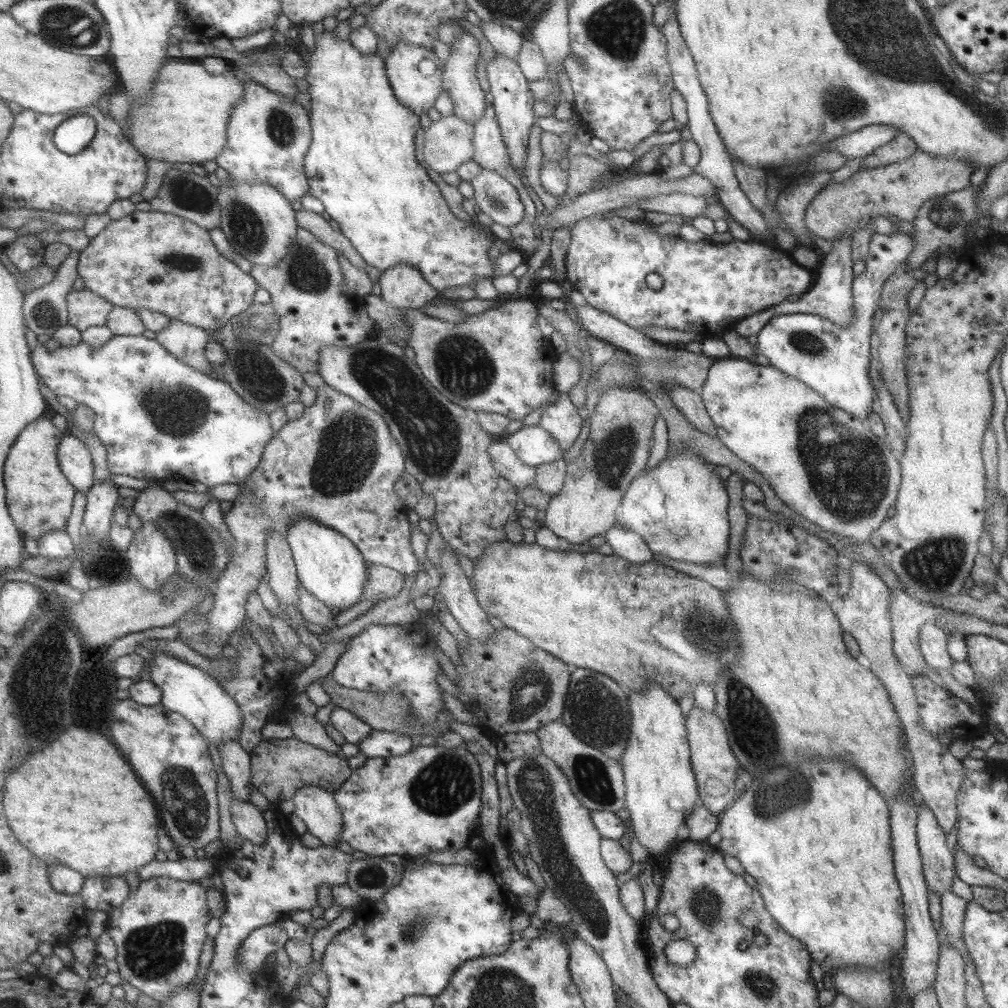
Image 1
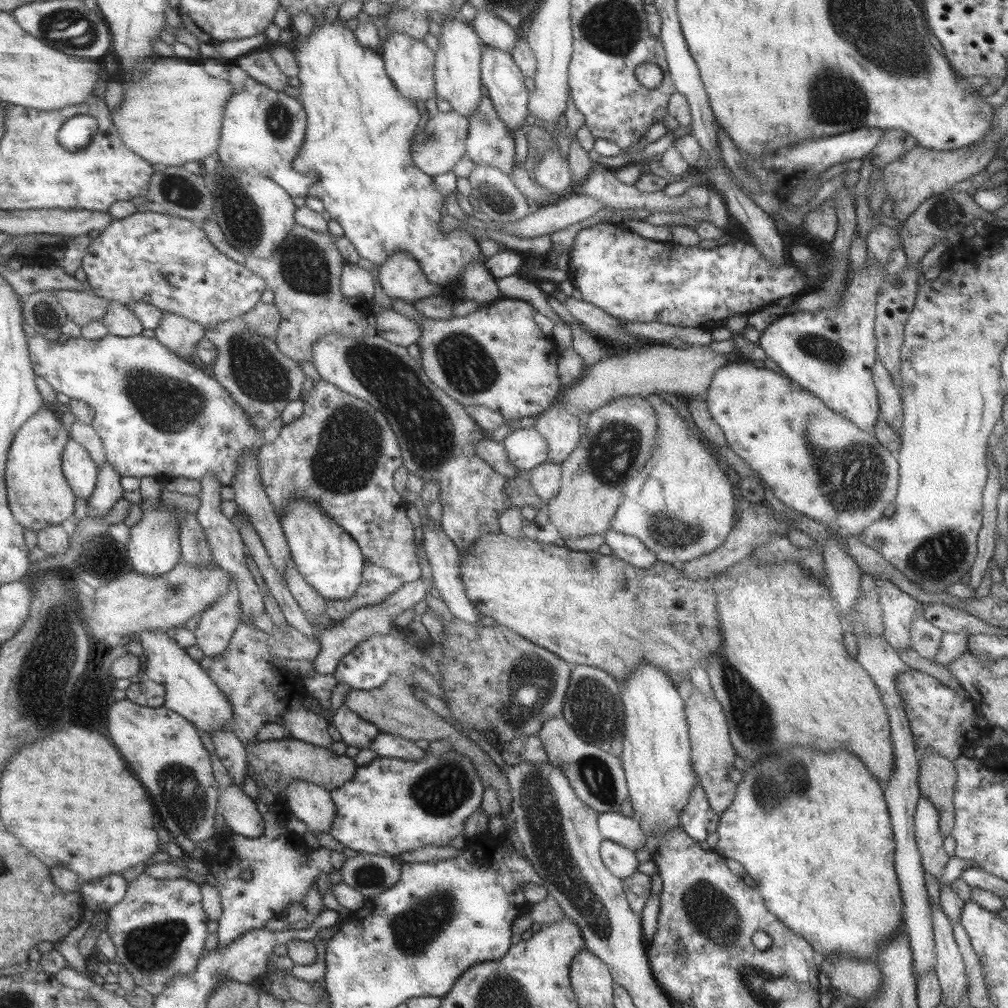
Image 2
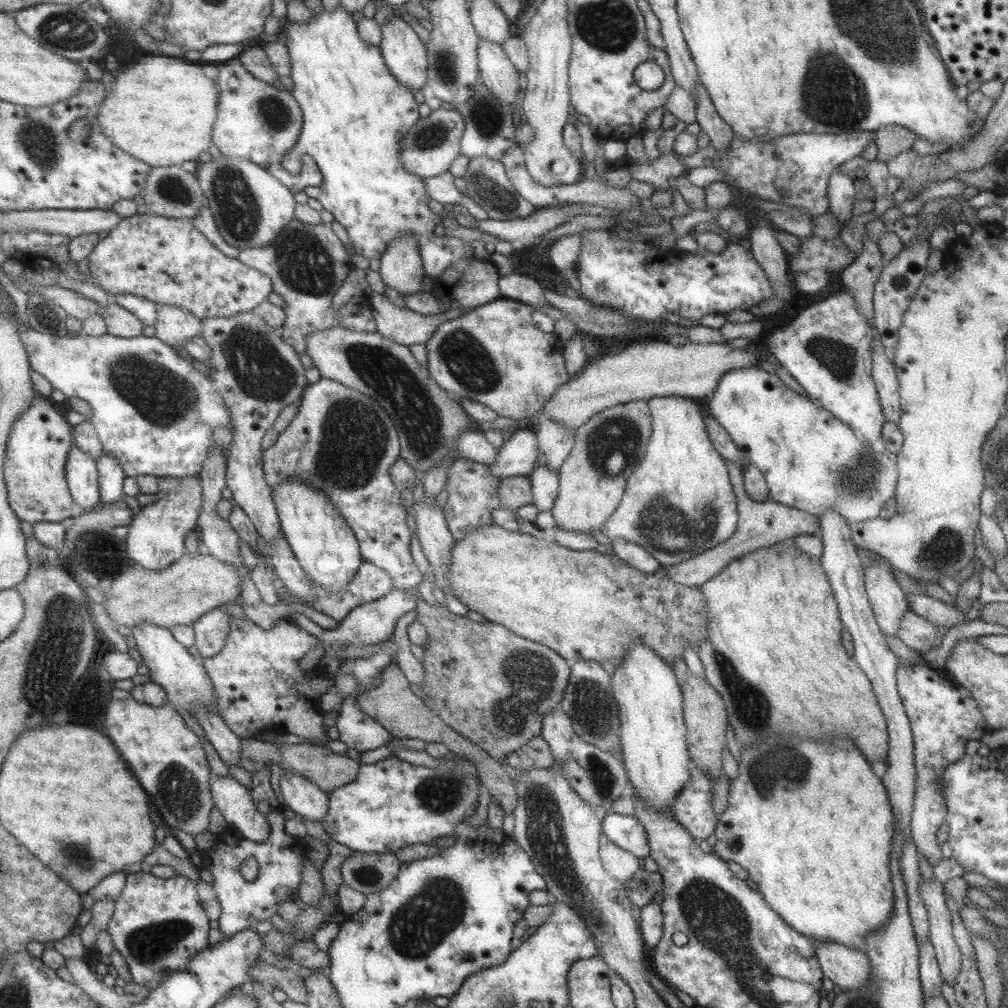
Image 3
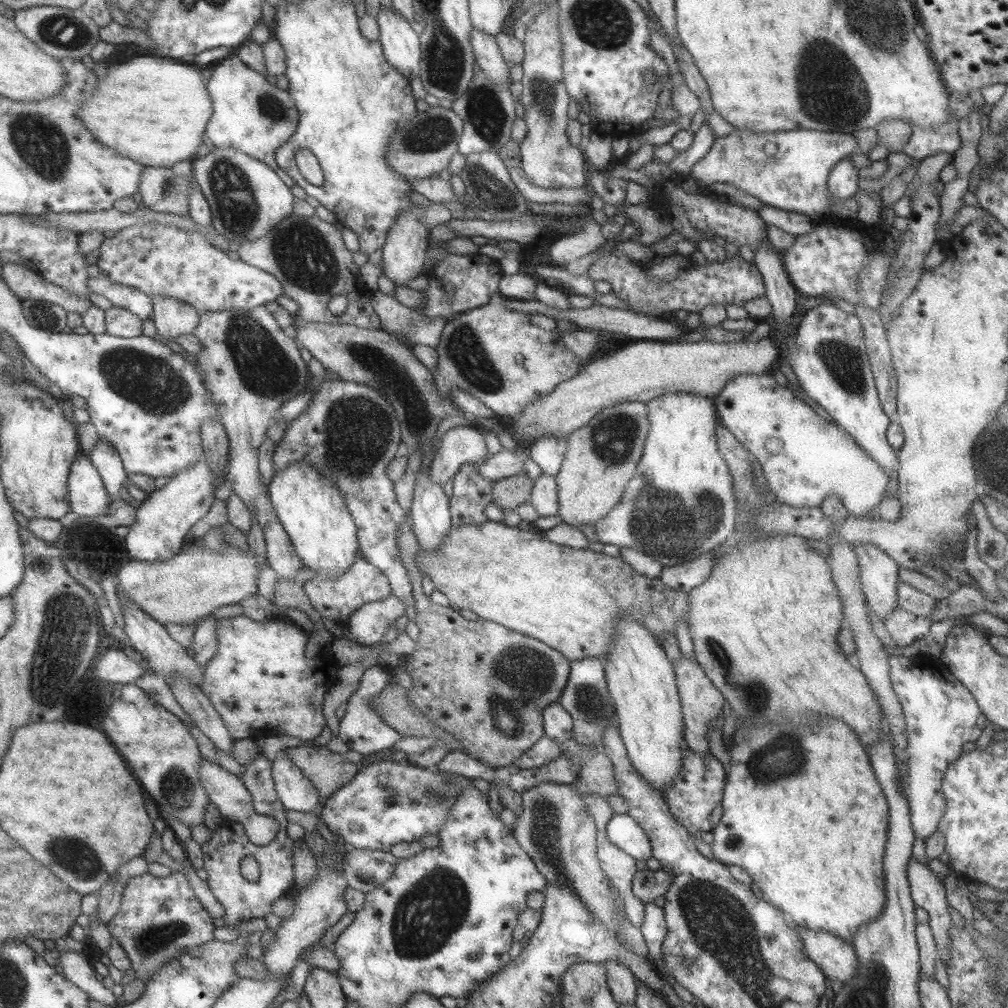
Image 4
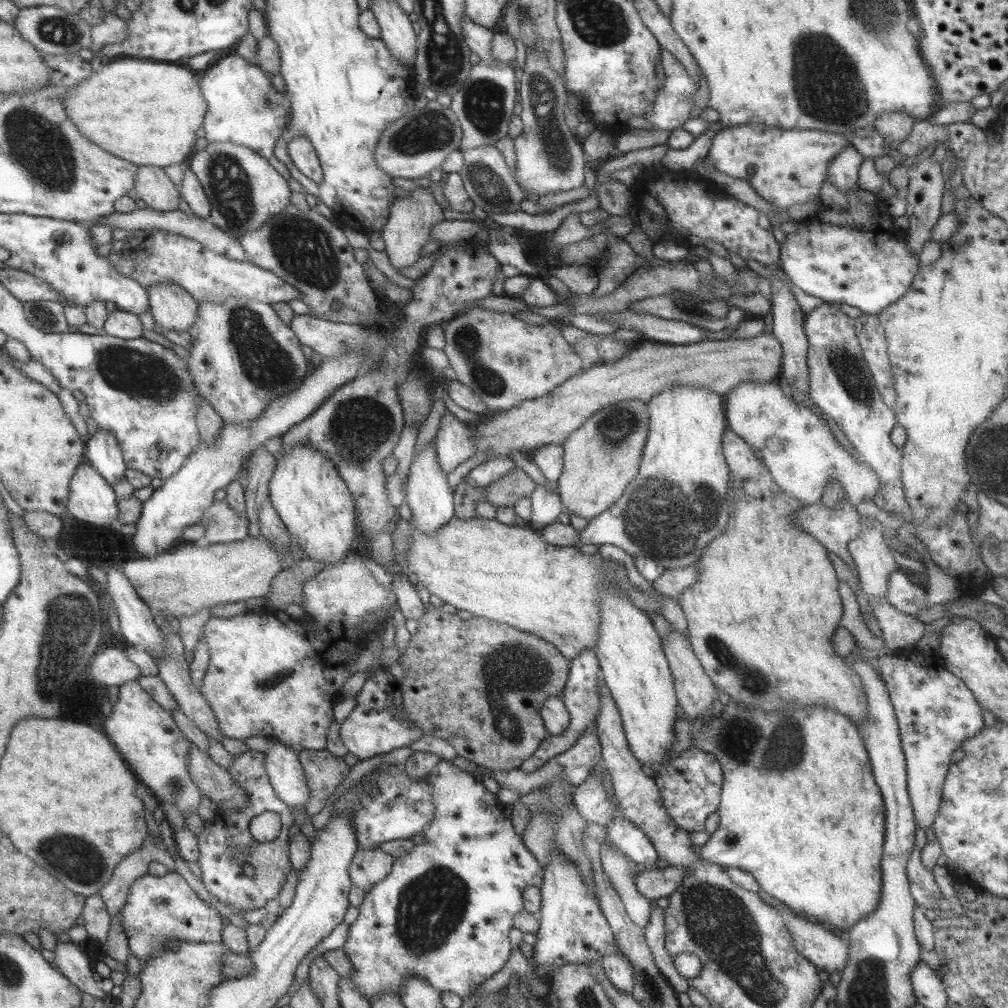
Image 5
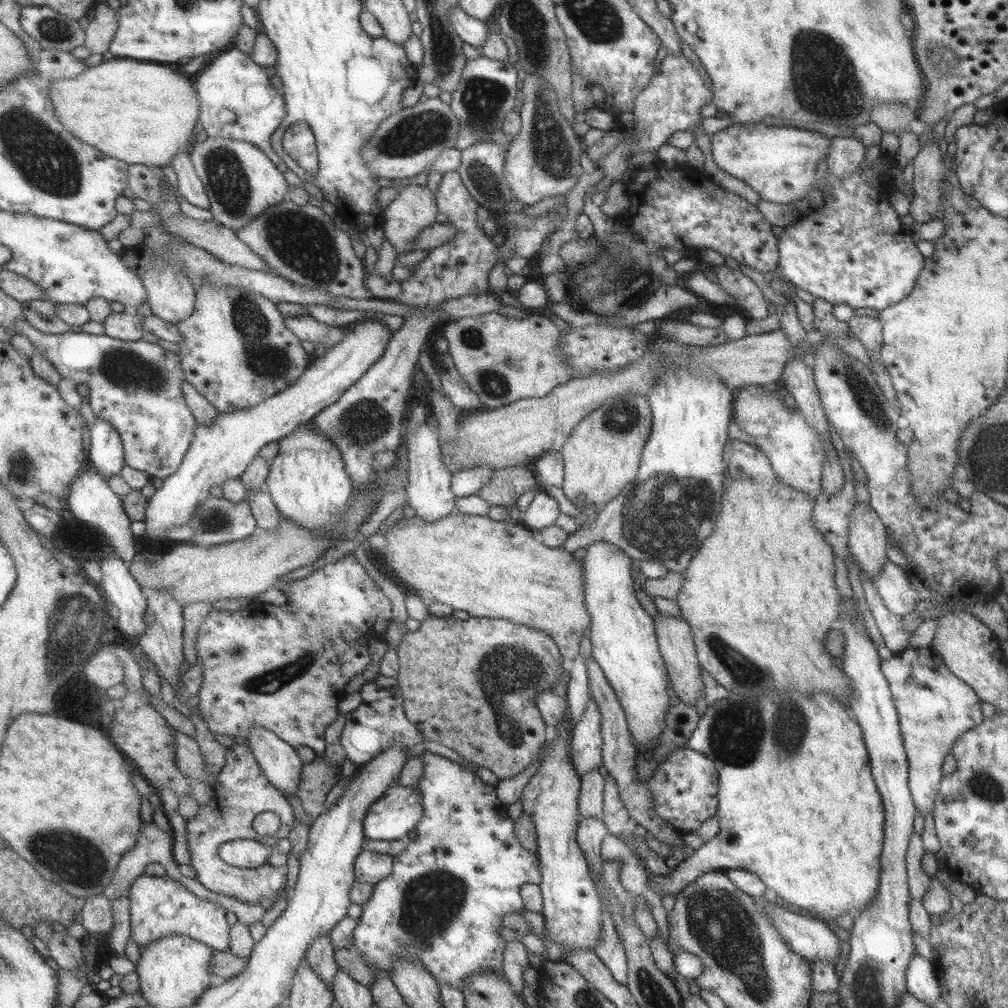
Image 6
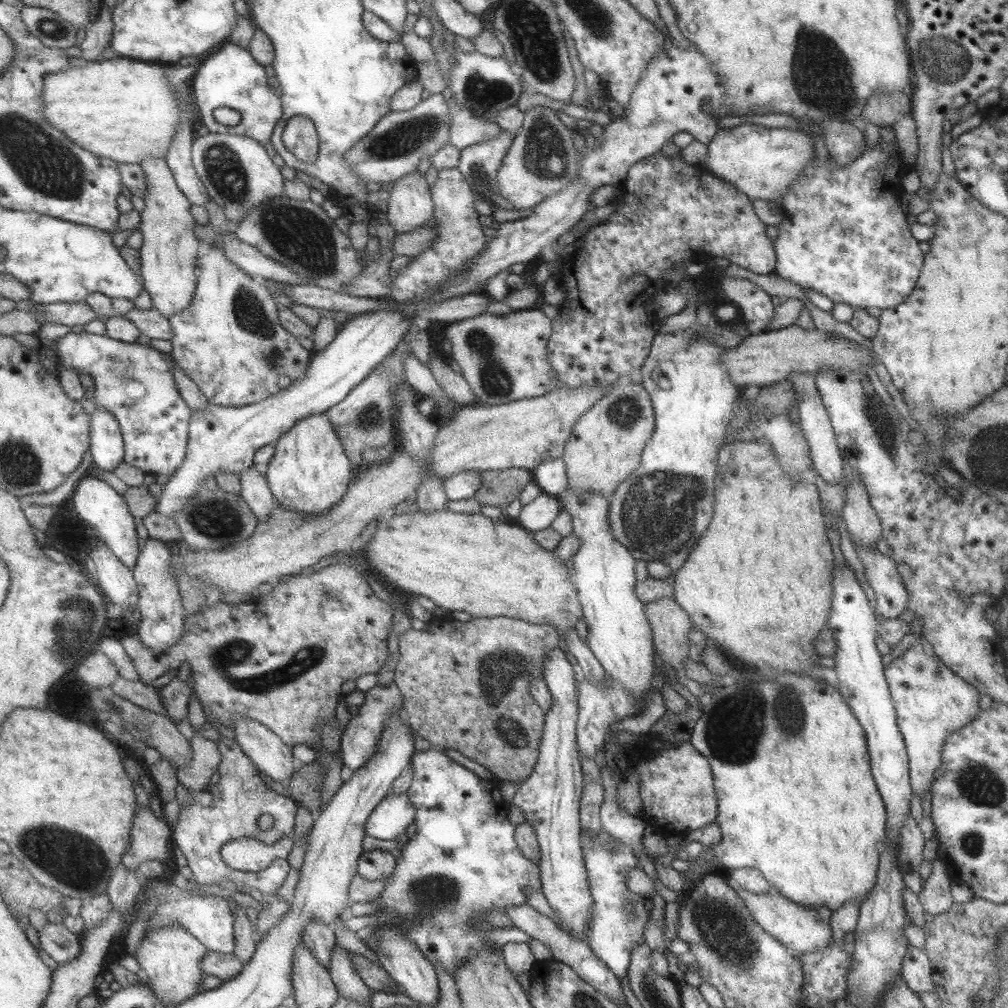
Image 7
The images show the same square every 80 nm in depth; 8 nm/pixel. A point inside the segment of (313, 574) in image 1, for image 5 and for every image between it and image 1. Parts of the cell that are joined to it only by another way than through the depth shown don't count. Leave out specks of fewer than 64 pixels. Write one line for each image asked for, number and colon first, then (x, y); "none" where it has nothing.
2: (330, 561)
3: (325, 547)
4: (311, 511)
5: (312, 501)

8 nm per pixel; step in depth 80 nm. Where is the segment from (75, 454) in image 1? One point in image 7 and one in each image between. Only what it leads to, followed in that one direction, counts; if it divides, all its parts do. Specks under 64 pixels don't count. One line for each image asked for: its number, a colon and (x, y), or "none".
2: (81, 470)
3: (83, 474)
4: (87, 488)
5: (91, 499)
6: (89, 498)
7: (98, 504)

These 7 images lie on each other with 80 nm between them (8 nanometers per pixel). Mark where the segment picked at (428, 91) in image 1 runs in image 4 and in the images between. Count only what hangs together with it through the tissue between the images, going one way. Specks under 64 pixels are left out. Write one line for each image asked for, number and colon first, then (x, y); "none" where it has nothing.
2: (409, 63)
3: (404, 55)
4: (400, 44)

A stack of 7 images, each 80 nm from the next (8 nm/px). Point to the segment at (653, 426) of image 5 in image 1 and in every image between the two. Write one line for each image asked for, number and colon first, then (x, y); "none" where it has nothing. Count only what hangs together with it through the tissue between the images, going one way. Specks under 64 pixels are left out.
1: (679, 508)
2: (679, 504)
3: (678, 502)
4: (679, 503)

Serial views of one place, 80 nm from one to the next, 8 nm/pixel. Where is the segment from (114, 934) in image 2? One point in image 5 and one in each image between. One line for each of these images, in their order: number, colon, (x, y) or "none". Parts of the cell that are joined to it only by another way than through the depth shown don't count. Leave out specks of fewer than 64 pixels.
3: (157, 925)
4: (157, 918)
5: (158, 909)

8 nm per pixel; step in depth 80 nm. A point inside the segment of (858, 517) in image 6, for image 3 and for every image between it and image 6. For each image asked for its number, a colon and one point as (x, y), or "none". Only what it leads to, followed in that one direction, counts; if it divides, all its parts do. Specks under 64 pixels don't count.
3: (888, 603)
4: (878, 573)
5: (874, 562)

